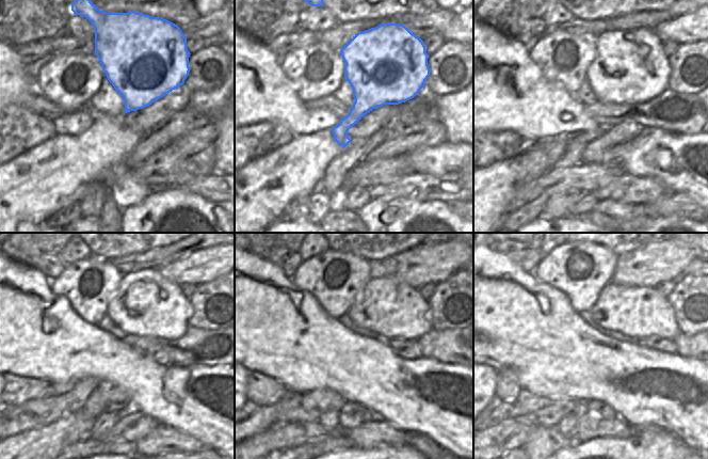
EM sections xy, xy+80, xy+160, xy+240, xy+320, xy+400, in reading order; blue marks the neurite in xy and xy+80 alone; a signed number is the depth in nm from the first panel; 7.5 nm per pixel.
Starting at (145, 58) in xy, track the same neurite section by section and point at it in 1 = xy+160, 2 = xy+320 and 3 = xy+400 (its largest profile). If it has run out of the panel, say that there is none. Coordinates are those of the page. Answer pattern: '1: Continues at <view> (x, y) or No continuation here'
1: Continues at xy+160 (630, 66)
2: Continues at xy+320 (398, 312)
3: Continues at xy+400 (639, 312)

